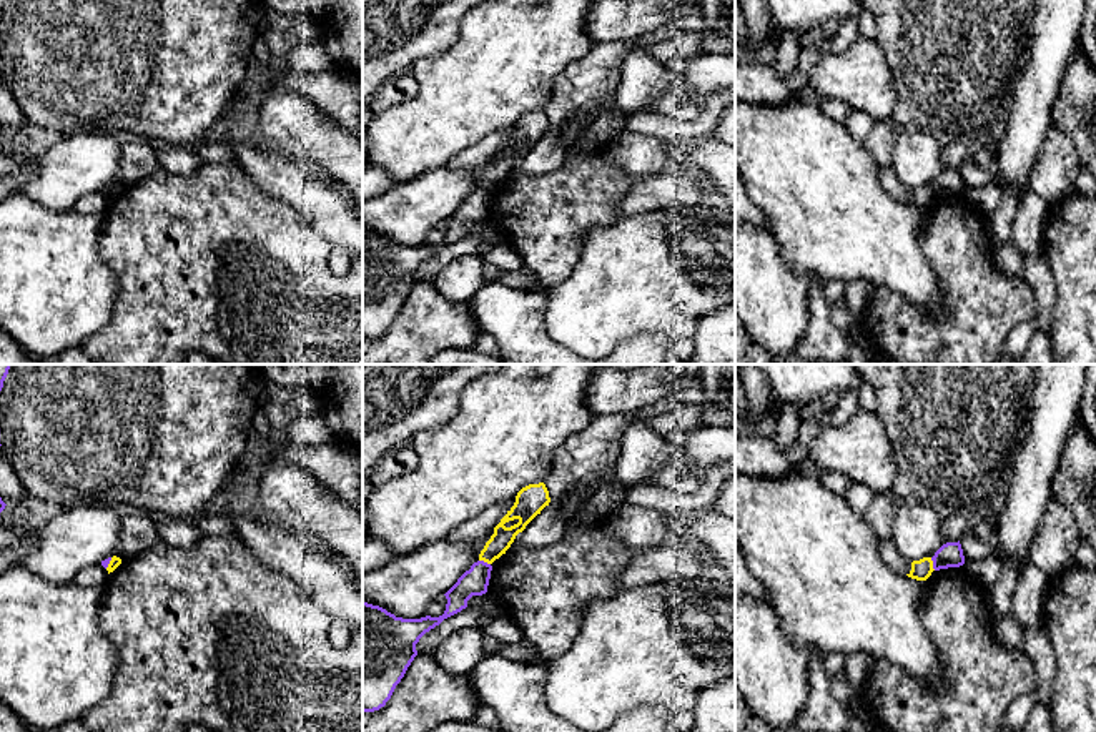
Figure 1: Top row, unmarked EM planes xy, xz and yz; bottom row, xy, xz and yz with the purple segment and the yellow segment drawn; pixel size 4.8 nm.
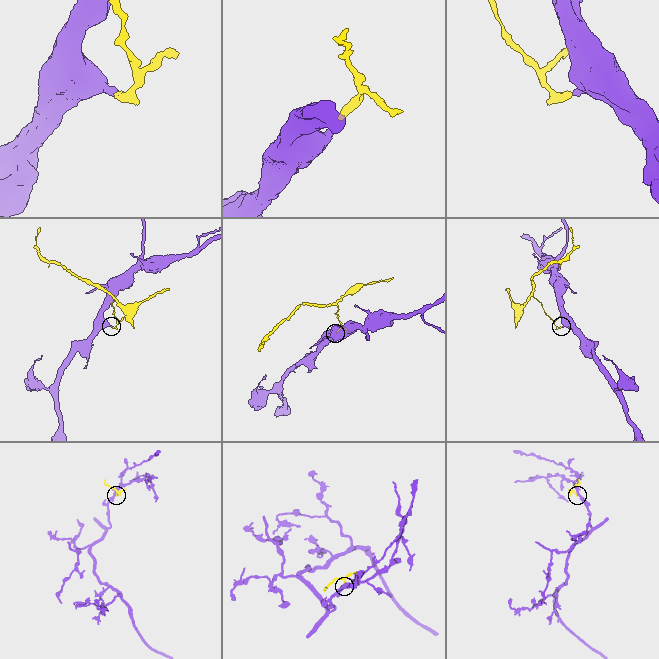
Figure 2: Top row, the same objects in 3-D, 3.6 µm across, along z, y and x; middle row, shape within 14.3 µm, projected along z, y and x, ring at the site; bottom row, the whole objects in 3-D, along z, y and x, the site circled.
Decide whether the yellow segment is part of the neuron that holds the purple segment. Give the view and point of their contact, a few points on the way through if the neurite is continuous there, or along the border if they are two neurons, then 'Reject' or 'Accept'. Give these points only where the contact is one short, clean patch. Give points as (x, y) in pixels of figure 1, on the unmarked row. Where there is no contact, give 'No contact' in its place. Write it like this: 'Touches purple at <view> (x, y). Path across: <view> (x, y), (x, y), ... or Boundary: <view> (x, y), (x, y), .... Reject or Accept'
Touches purple at yz (933, 192). Boundary: yz (930, 185), (935, 197). Reject

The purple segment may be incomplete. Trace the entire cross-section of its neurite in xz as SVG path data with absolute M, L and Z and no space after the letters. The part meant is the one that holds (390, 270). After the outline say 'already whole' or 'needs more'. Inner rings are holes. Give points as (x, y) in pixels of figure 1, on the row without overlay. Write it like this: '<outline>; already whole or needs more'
M477 188L466 198L457 210L444 221L447 226L446 238L439 245L402 246L379 233L363 230L363 339L374 339L386 333L396 313L404 304L407 294L417 283L416 271L419 266L439 253L444 246L467 235L472 223L487 220L492 193Z; already whole

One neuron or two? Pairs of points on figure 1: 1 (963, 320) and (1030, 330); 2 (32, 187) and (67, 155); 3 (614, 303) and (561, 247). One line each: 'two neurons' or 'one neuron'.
1: two neurons
2: one neuron
3: two neurons

